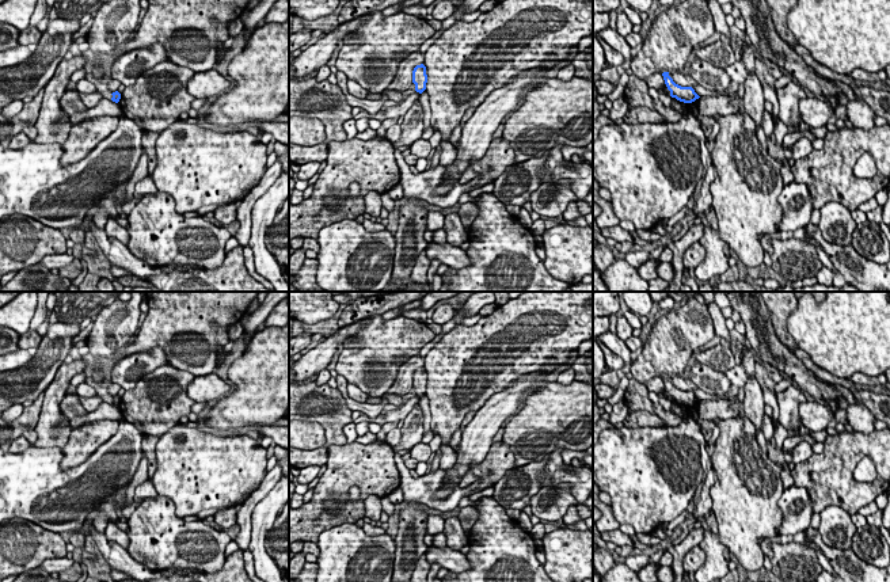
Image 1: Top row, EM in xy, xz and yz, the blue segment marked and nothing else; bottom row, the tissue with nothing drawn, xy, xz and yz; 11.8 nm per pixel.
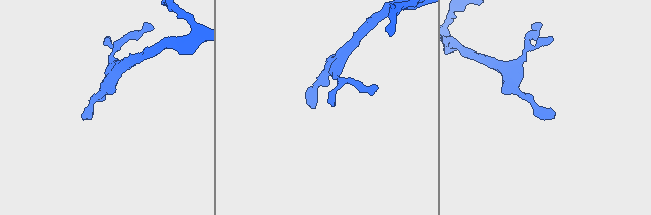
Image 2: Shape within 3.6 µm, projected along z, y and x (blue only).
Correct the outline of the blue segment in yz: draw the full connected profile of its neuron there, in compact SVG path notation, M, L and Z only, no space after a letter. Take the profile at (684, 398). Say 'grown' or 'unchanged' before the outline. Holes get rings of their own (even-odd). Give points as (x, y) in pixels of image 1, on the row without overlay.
unchanged | M663 376L662 380L672 402L676 402L677 404L684 407L692 407L700 402L692 391L681 391L676 388L669 380L669 376Z

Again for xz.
unchanged | M423 368L417 369L412 374L412 387L415 388L415 395L422 397L426 393L427 379L426 370Z

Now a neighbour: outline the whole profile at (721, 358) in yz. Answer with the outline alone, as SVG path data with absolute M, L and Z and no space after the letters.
M719 343L704 351L696 351L696 360L700 364L712 368L716 372L726 373L729 369L735 366L735 355L730 346L724 347Z

